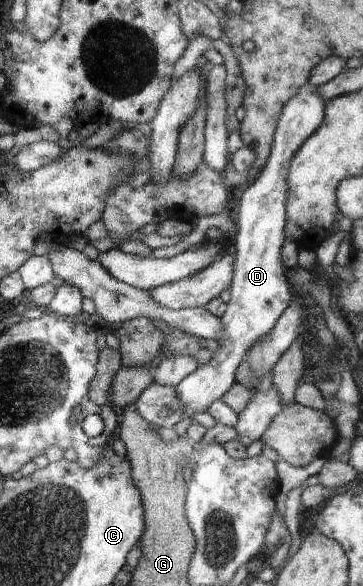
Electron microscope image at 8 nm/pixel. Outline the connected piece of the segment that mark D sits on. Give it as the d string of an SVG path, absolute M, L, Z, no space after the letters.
M297 93L281 112L267 163L259 175L247 184L239 197L235 238L234 276L231 298L226 303L225 313L220 320L224 331L218 340L222 349L212 354L211 362L199 366L193 373L176 385L179 399L184 404L183 418L194 420L195 413L208 411L209 406L221 400L223 394L236 382L235 370L241 358L261 336L272 331L277 320L291 301L290 285L285 276L286 267L281 259L286 226L286 205L288 193L288 173L294 153L307 138L322 124L327 105L317 93Z

